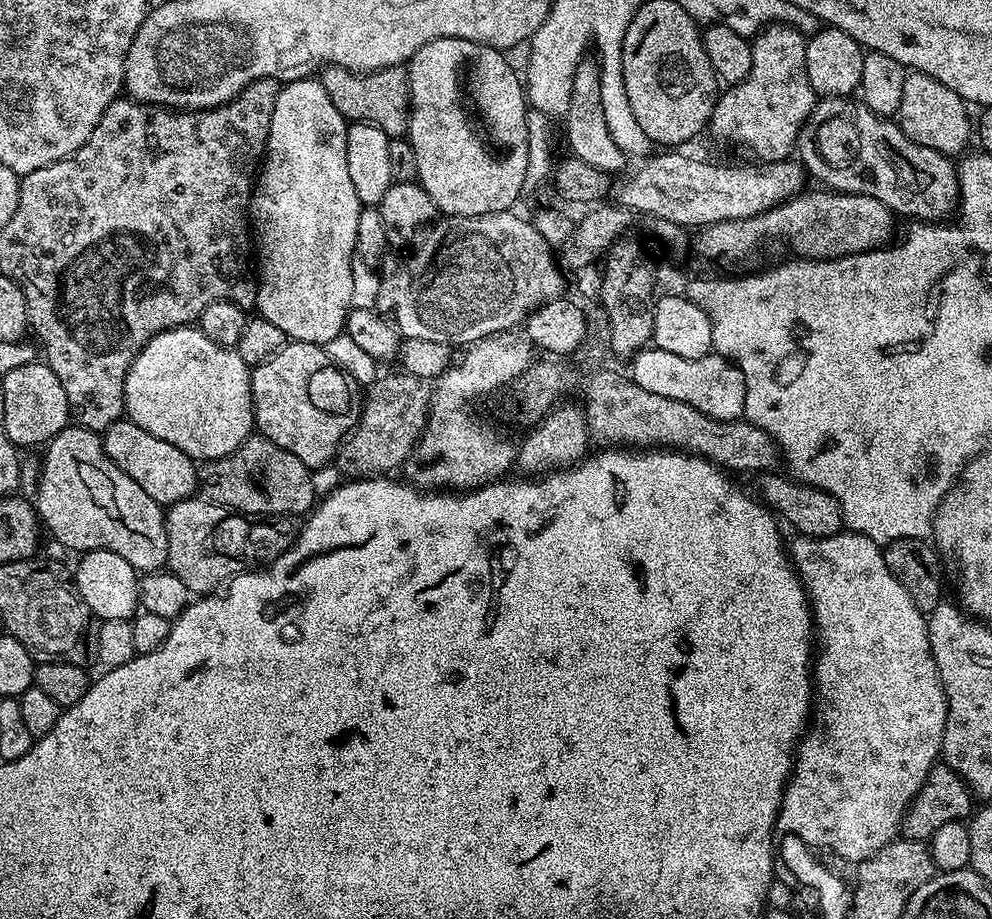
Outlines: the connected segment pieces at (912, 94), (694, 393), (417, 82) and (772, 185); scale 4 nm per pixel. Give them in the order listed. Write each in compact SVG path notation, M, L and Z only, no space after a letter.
M909 71L906 86L902 88L902 102L898 113L900 129L914 142L922 146L930 146L930 150L938 150L943 156L955 157L955 152L963 153L968 139L973 139L974 124L968 121L969 105L950 86L942 86L934 78L921 72Z
M649 346L643 352L631 357L632 372L630 379L650 390L662 394L671 400L686 402L694 406L703 416L714 420L739 420L744 416L746 406L746 382L740 369L724 356L709 354L702 358L678 358L655 346Z
M438 38L422 46L422 50L415 52L406 65L410 101L406 139L414 146L414 155L418 162L416 180L426 190L426 194L430 194L430 198L444 216L481 216L482 214L507 212L517 207L516 199L522 196L528 154L526 114L530 105L526 99L526 88L521 77L520 80L516 77L515 70L508 65L508 60L504 56L507 55L501 49L491 48L478 42L470 42L462 38Z
M664 150L651 158L645 159L644 164L620 188L618 204L633 213L646 212L651 218L669 220L681 226L696 224L717 224L722 220L741 220L762 214L766 210L785 204L793 196L799 196L805 191L806 173L795 159L773 160L761 163L760 168L726 168L722 164L711 164L708 160L691 160L683 156L680 150Z

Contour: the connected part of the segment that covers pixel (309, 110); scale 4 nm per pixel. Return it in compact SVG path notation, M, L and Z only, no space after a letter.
M319 79L290 80L281 87L278 98L274 102L274 118L270 118L270 134L268 147L262 161L262 171L257 175L252 189L250 205L250 228L255 233L254 240L258 245L258 287L256 289L256 308L266 322L274 322L278 330L284 332L289 341L301 340L321 346L330 342L330 338L341 335L345 331L345 321L353 307L352 301L352 256L357 251L356 235L358 220L362 209L358 194L354 194L354 186L350 182L350 170L346 167L346 134L349 125L344 116L338 114L334 102L330 102L326 90L322 90Z

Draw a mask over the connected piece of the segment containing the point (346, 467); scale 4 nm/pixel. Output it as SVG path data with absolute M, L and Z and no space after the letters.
M403 370L395 371L389 376L381 375L373 384L367 385L360 410L360 421L345 436L334 457L334 468L337 468L344 478L380 478L385 474L395 473L392 471L395 468L397 471L403 465L420 440L420 435L424 433L424 424L428 420L433 389L430 387L429 381L421 380L419 376L413 376L412 373Z

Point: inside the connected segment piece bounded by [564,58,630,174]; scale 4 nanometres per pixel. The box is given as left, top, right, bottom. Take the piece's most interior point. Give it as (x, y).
(588, 134)

